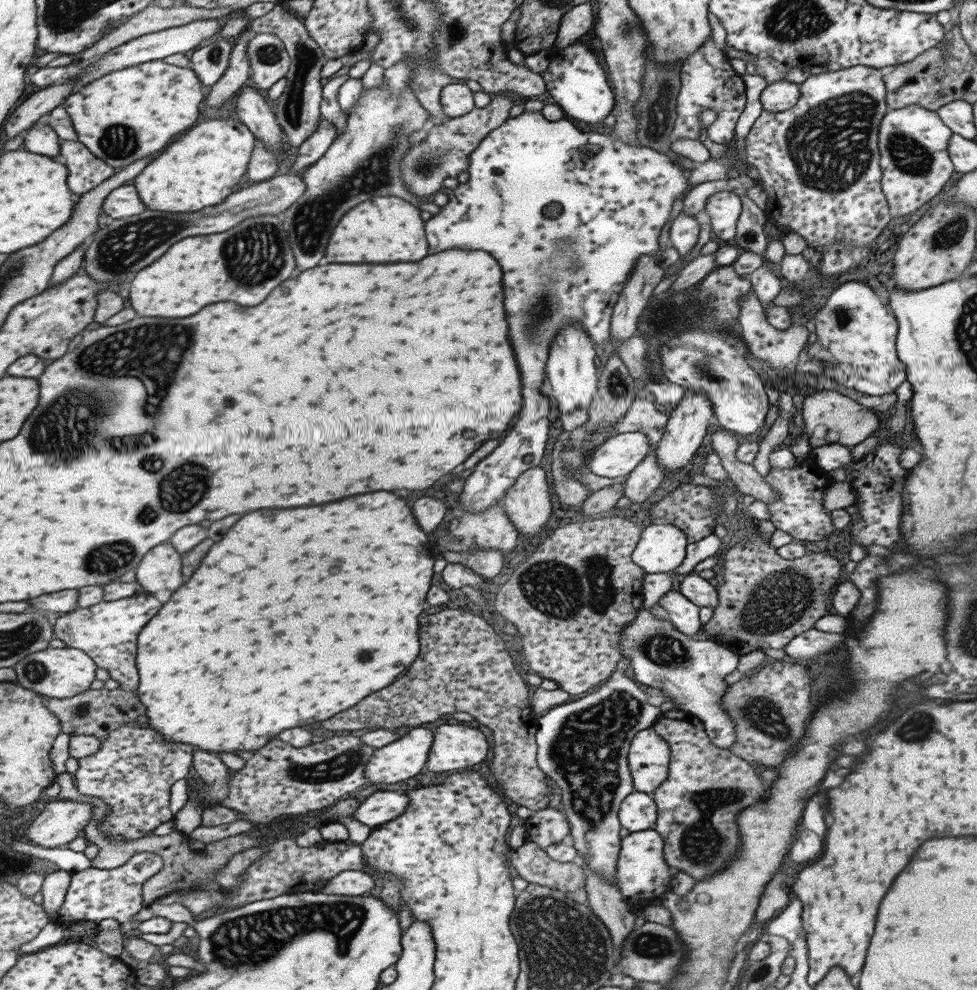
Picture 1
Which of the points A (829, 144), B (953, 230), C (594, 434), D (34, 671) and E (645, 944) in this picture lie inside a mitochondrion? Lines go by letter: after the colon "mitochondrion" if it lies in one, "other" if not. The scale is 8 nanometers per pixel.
A: mitochondrion
B: mitochondrion
C: mitochondrion
D: mitochondrion
E: mitochondrion

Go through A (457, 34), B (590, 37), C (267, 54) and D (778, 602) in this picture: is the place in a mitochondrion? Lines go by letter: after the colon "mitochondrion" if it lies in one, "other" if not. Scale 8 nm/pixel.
A: mitochondrion
B: other
C: mitochondrion
D: mitochondrion

